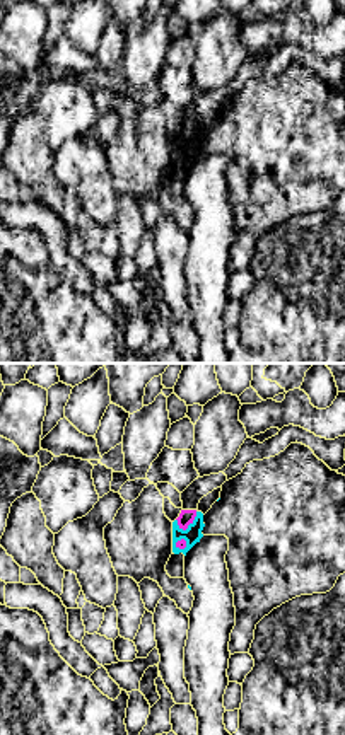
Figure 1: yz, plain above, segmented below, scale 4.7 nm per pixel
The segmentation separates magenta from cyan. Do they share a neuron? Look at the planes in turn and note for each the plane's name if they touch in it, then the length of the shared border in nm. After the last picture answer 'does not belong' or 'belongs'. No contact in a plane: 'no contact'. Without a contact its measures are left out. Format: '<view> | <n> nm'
yz | 120 nm

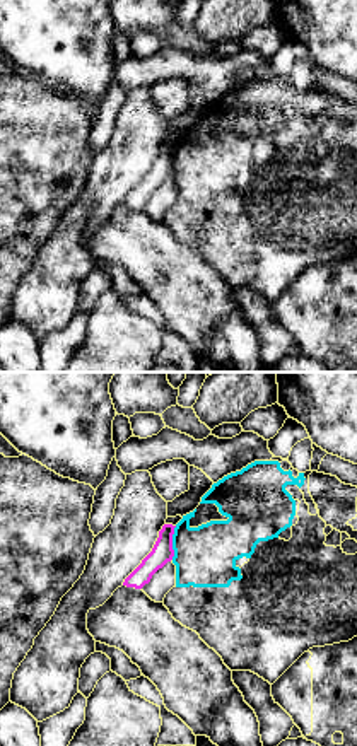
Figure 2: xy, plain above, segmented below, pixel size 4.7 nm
xy | 160 nm

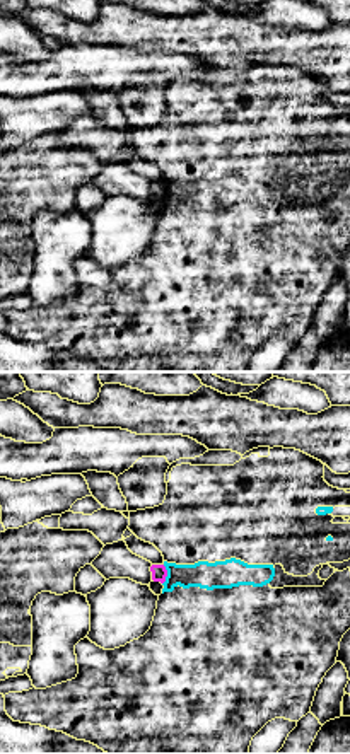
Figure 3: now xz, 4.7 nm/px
xz | 100 nm

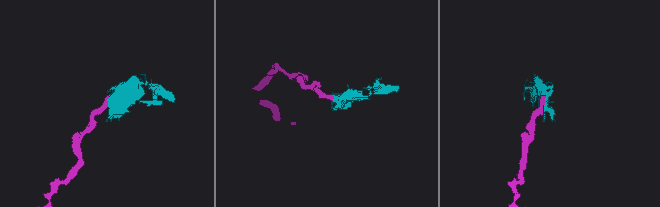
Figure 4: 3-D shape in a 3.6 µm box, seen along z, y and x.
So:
does not belong

